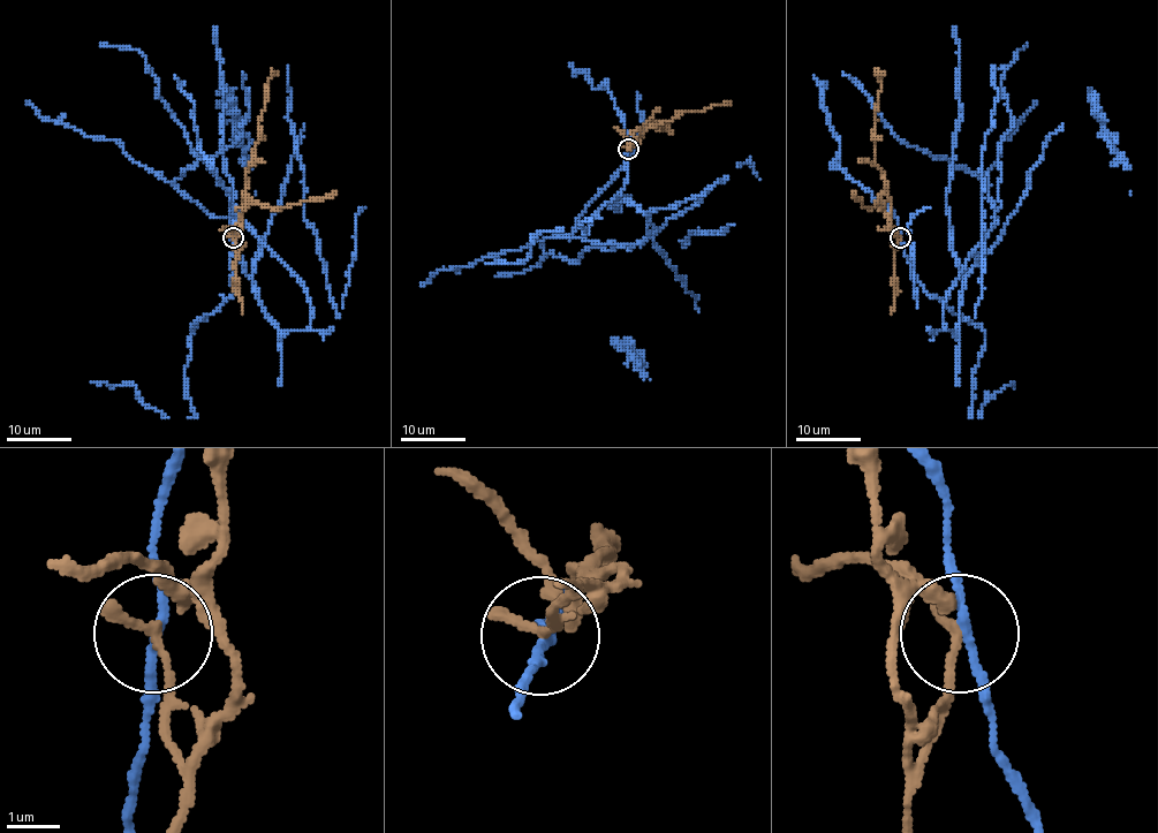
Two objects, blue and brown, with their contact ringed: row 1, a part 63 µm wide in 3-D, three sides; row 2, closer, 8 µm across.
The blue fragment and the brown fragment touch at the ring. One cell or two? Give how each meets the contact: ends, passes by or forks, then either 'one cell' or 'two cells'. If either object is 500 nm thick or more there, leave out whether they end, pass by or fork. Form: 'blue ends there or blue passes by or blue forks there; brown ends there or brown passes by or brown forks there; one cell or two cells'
blue passes by; brown ends there; two cells

